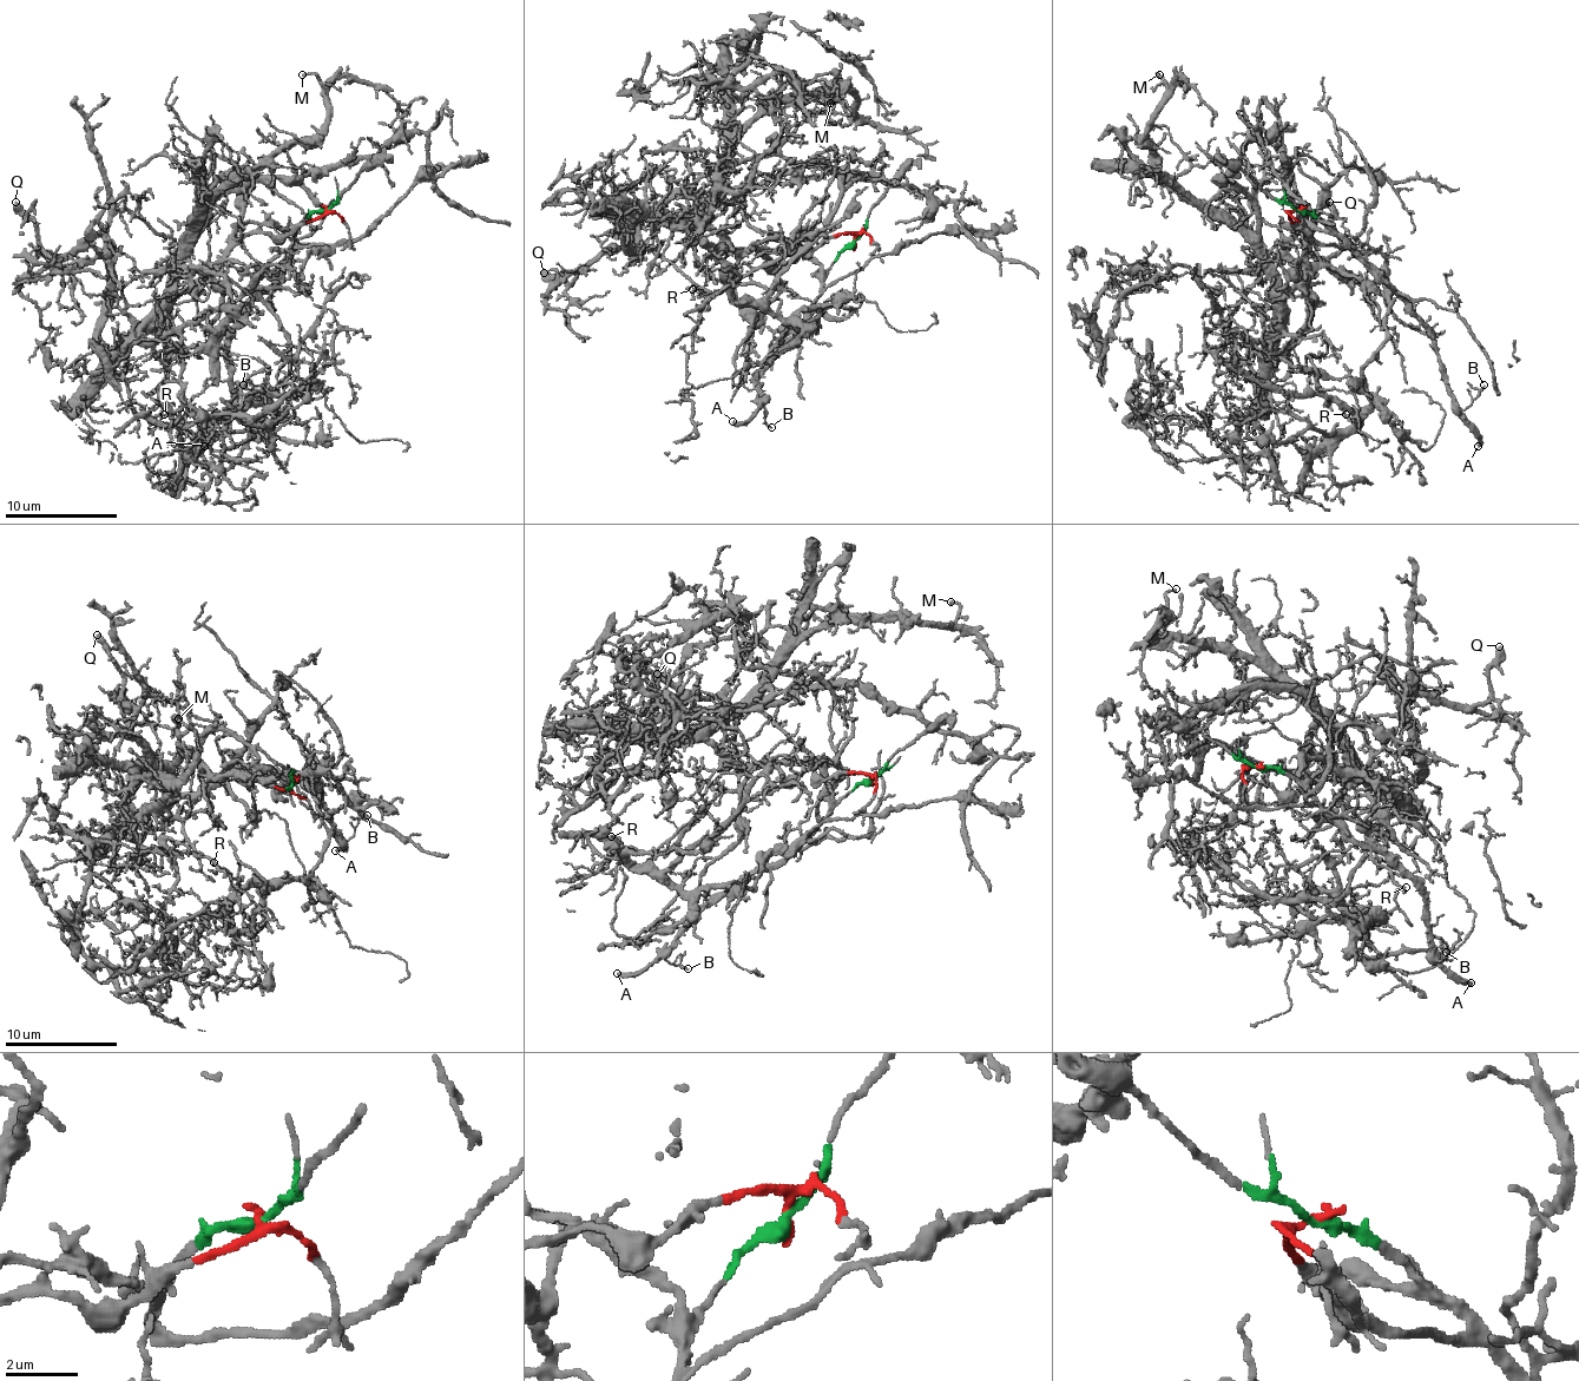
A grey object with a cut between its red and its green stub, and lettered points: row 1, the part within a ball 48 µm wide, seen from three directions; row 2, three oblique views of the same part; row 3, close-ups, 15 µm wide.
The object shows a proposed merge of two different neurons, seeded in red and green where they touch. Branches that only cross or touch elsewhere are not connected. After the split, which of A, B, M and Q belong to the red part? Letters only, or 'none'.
M, Q

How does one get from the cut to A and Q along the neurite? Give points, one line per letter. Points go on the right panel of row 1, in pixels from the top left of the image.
A: (1298, 210), (1307, 210), (1369, 265), (1428, 334), (1436, 350), (1445, 389), (1462, 418), (1479, 435), (1479, 446)
Q: (1298, 210), (1307, 271), (1284, 294), (1276, 353), (1307, 316), (1288, 243), (1335, 251), (1330, 202)

